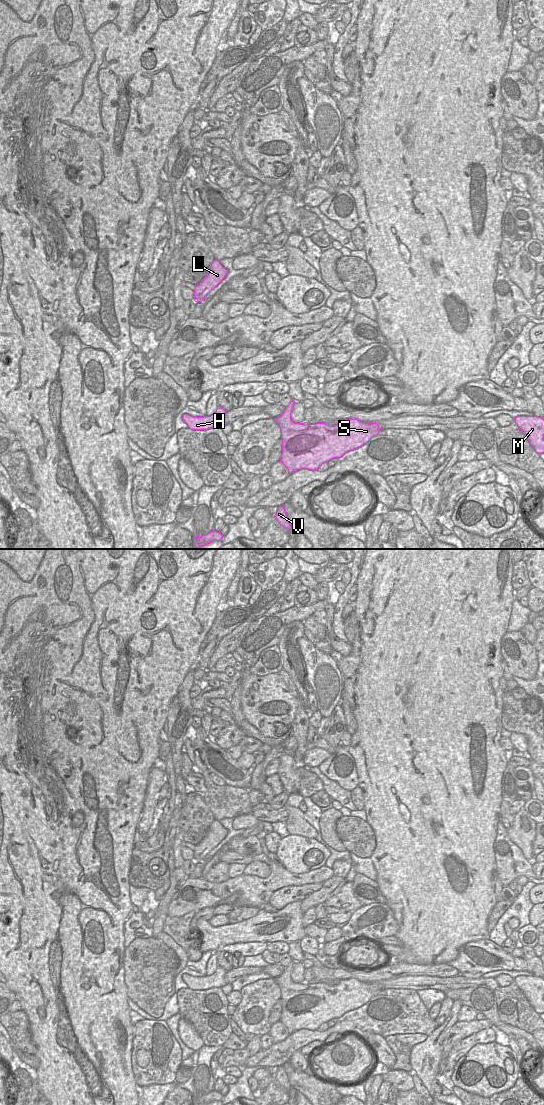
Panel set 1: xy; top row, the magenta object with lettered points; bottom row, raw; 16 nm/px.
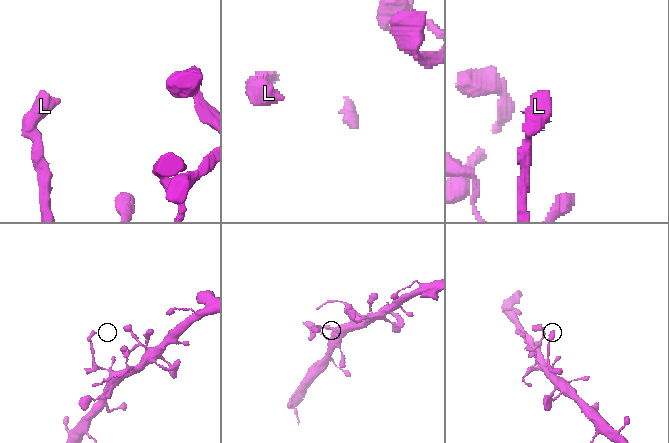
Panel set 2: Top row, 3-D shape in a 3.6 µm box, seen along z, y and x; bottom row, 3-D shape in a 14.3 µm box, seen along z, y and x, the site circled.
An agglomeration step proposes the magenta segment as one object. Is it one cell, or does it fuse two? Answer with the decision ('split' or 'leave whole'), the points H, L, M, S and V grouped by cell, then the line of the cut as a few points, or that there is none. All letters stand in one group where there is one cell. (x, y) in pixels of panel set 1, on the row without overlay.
leave whole; groups H L M S V; cut none

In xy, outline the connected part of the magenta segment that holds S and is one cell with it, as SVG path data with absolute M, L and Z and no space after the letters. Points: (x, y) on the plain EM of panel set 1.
M292 960L284 972L274 978L281 990L280 1022L289 1034L301 1029L318 1030L323 1023L362 1007L382 990L377 983L357 979L341 980L335 986L294 983L291 973L295 963Z

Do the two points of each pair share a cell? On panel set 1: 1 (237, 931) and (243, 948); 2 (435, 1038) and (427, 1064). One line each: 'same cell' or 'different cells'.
1: different cells
2: same cell

